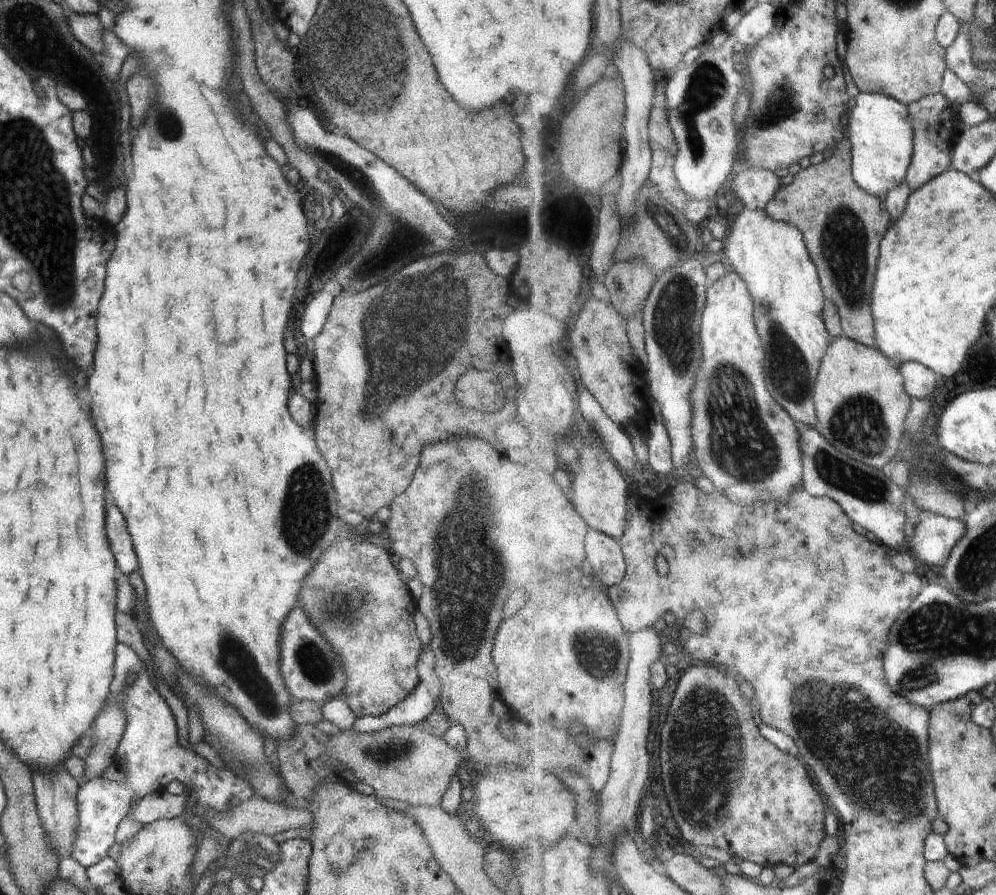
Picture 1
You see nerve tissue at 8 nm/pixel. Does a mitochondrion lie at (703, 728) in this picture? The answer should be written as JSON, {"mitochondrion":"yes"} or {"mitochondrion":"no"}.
{"mitochondrion":"yes"}

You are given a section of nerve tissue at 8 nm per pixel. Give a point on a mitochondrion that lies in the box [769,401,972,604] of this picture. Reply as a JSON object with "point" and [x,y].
{"point":[845,477]}

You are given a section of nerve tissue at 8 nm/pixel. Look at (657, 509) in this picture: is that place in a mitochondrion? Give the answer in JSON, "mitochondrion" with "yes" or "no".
{"mitochondrion":"no"}

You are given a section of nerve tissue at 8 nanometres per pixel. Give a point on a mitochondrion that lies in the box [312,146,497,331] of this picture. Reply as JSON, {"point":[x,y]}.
{"point":[420,241]}

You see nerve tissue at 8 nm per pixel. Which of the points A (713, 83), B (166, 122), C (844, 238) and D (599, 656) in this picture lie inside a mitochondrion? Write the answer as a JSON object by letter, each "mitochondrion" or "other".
{"A":"mitochondrion","B":"mitochondrion","C":"mitochondrion","D":"mitochondrion"}

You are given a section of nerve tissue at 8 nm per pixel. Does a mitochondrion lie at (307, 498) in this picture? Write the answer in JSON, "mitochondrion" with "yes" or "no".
{"mitochondrion":"yes"}

